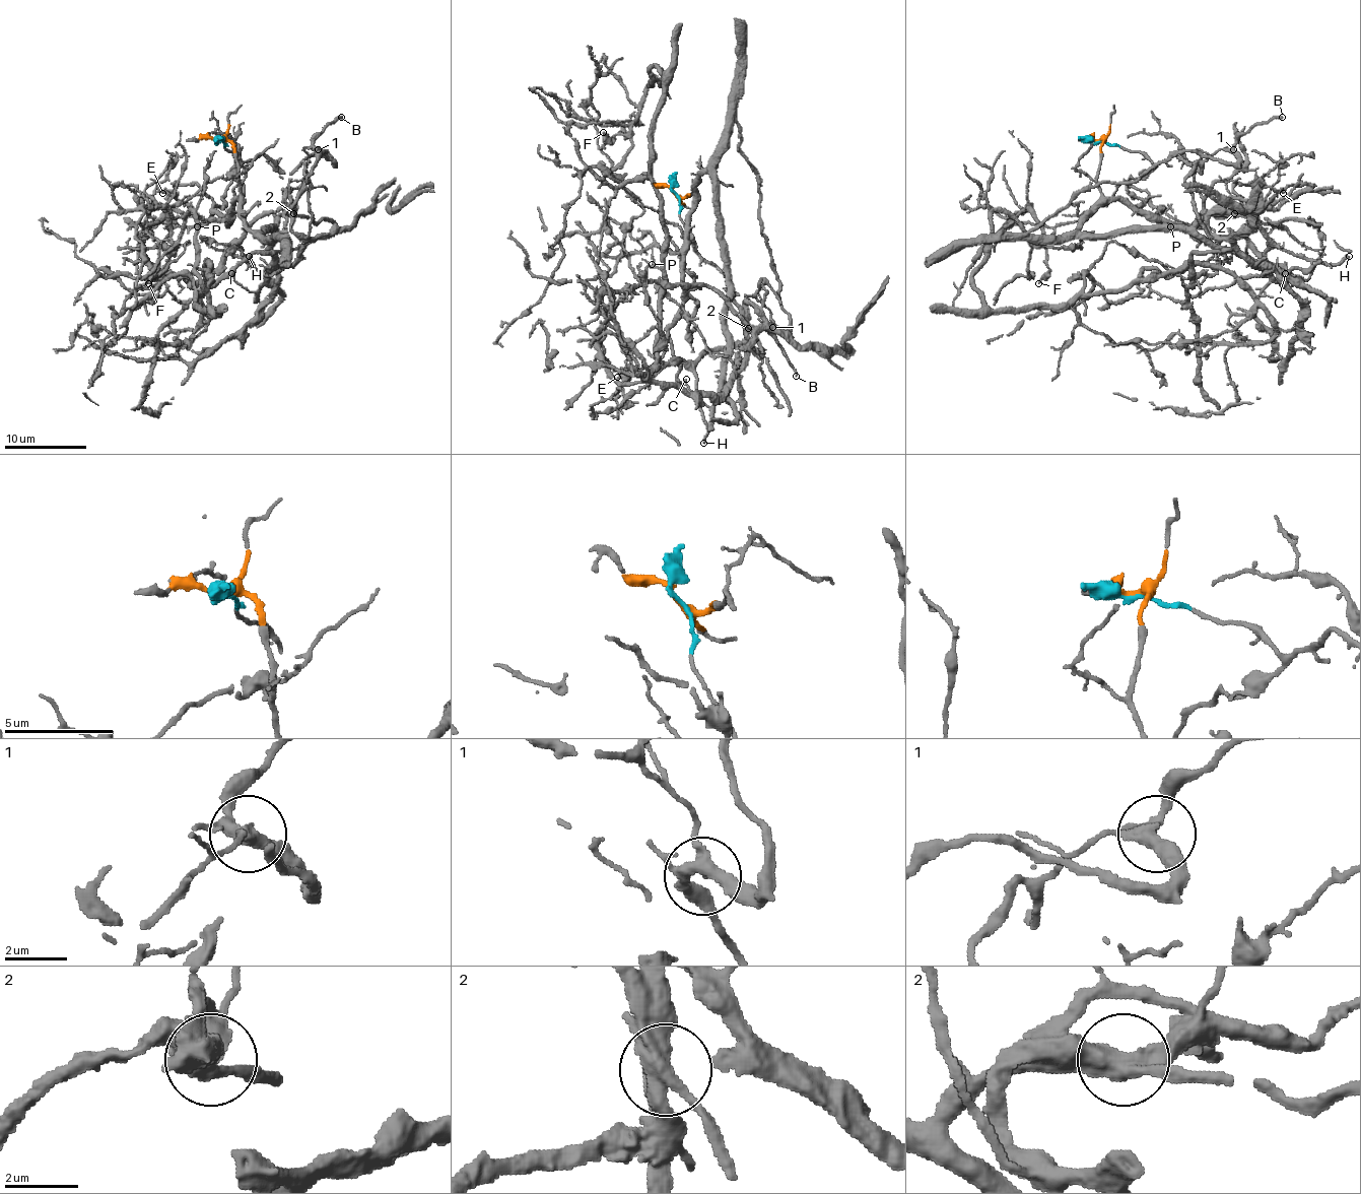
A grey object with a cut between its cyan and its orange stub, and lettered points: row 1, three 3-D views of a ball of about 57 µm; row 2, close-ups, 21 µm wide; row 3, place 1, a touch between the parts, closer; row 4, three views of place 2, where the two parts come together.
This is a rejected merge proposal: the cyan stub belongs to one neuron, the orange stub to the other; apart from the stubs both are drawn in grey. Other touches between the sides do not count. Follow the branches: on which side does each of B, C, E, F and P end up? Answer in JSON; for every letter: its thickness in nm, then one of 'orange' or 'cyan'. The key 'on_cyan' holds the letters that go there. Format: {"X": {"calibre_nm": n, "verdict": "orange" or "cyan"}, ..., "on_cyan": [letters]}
{"B": {"calibre_nm": 240, "verdict": "orange"}, "C": {"calibre_nm": 190, "verdict": "orange"}, "E": {"calibre_nm": 180, "verdict": "orange"}, "F": {"calibre_nm": 220, "verdict": "cyan"}, "P": {"calibre_nm": 130, "verdict": "orange"}, "on_cyan": ["F"]}

